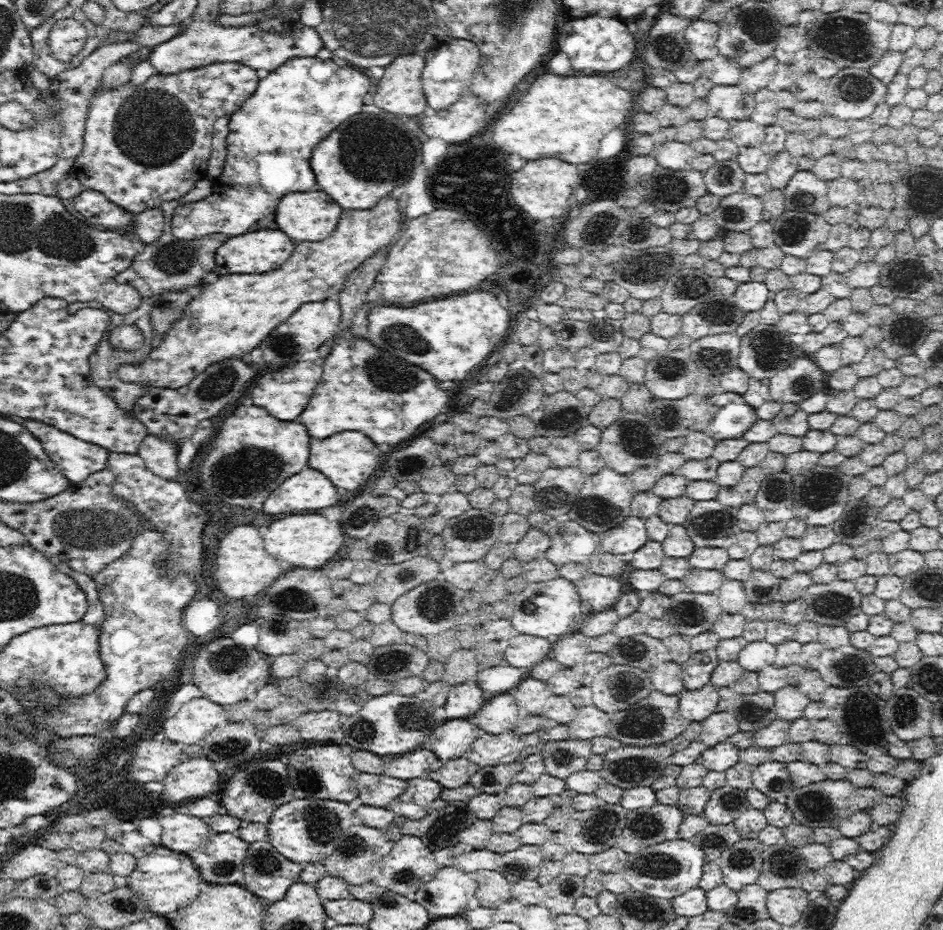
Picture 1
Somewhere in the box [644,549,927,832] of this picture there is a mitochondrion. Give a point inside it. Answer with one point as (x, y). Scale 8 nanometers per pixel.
(835, 606)

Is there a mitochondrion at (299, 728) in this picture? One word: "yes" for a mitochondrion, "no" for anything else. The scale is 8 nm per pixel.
no

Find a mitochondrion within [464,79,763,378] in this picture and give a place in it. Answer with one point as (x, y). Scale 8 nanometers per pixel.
(734, 216)

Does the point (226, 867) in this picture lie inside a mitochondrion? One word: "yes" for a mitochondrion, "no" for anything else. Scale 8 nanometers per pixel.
yes

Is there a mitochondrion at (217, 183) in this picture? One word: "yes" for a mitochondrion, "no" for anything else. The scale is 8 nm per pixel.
no

